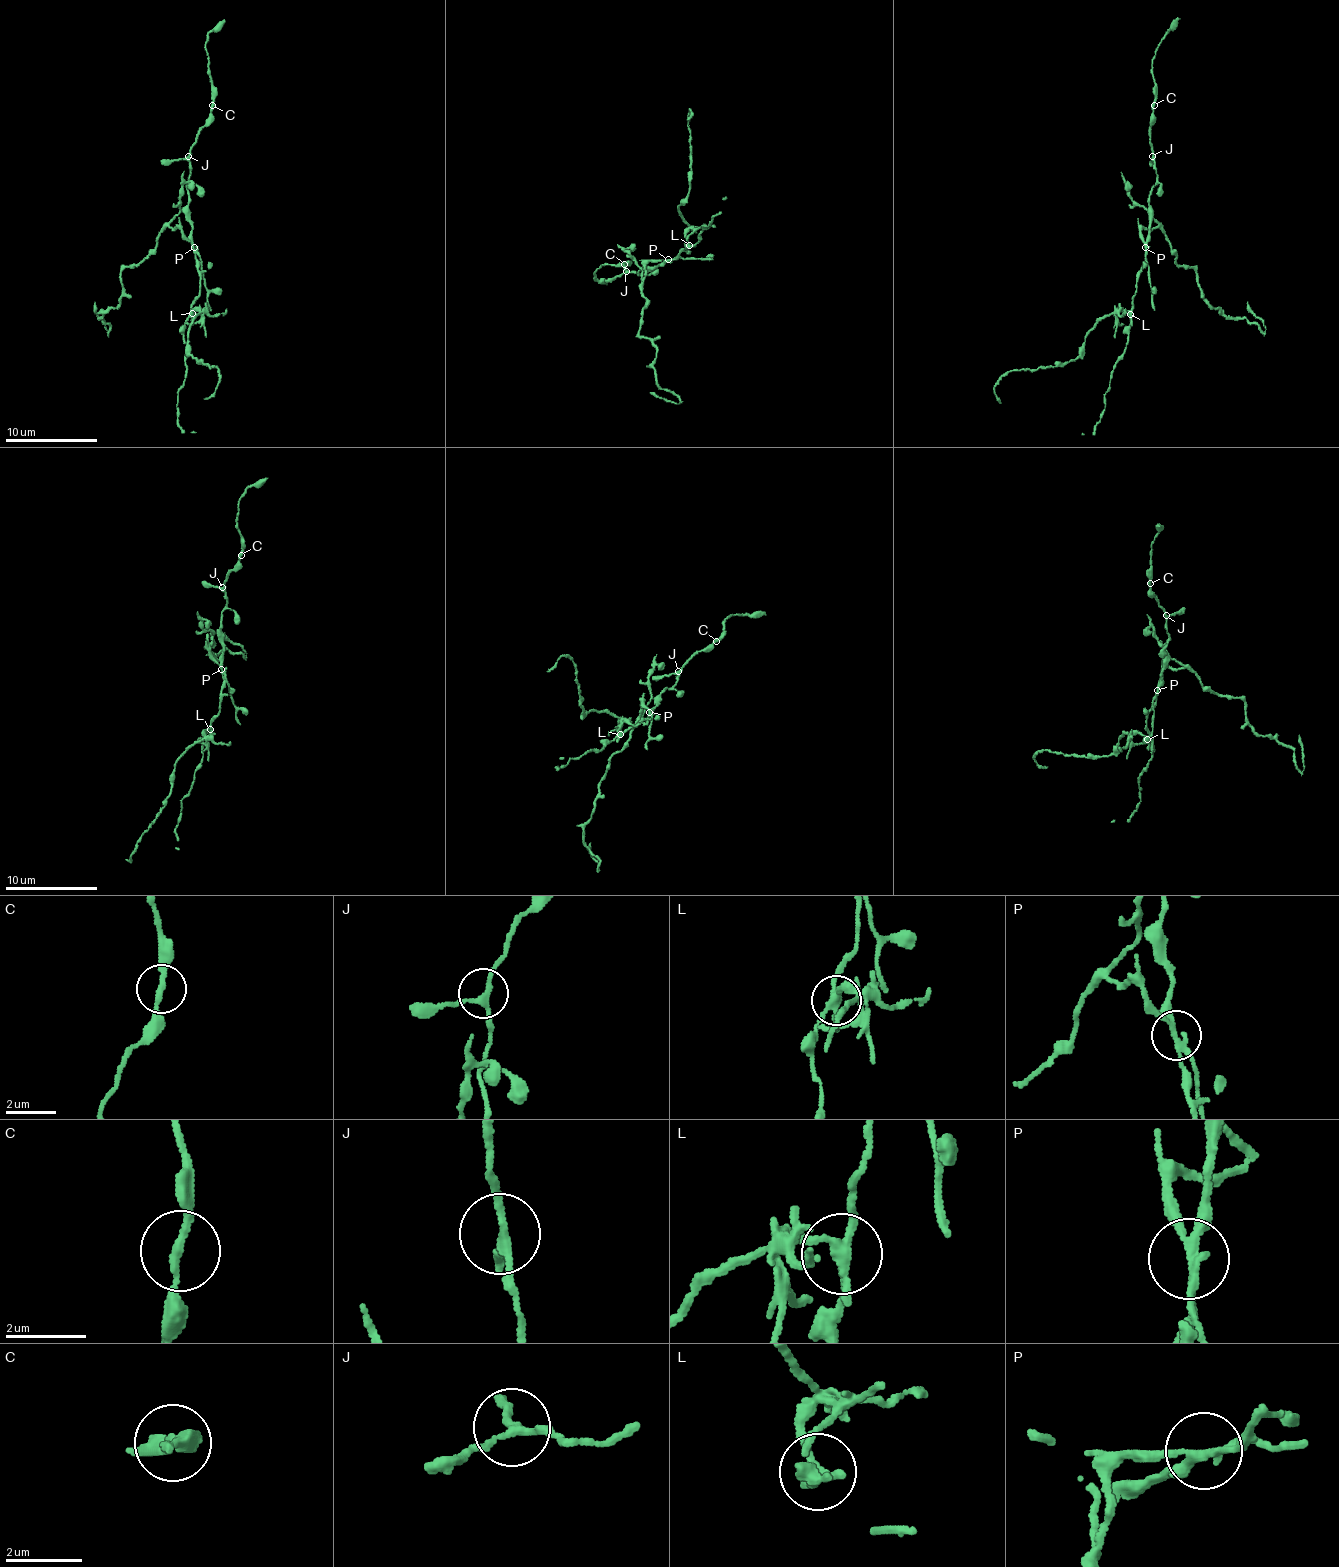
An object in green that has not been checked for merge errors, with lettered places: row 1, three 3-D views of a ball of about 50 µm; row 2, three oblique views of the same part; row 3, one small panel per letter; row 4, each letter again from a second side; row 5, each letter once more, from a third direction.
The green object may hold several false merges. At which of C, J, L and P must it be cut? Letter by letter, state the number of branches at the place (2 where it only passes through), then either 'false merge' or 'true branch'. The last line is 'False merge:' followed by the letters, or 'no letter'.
C: 2 | true branch
J: 3 | true branch
L: 3 | false merge
P: 3 | false merge
False merge: L, P

